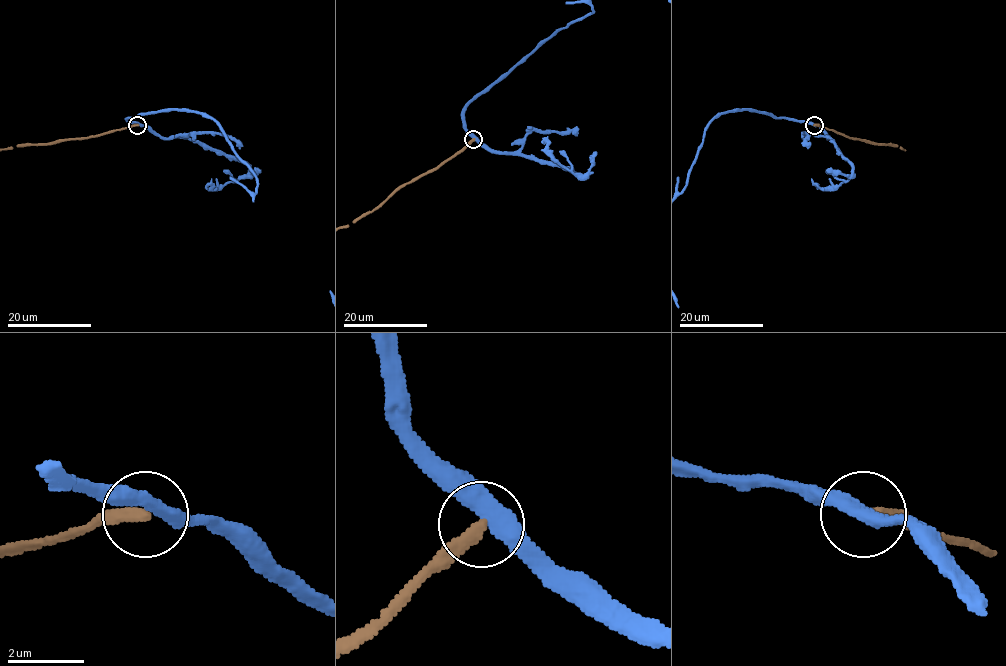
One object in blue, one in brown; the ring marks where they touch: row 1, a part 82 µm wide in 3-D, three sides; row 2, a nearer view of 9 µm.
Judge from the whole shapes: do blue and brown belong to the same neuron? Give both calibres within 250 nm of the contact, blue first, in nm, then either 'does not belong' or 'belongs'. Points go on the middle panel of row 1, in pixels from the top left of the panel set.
440 nm thick on the blue side, 360 nm on the other; does not belong

